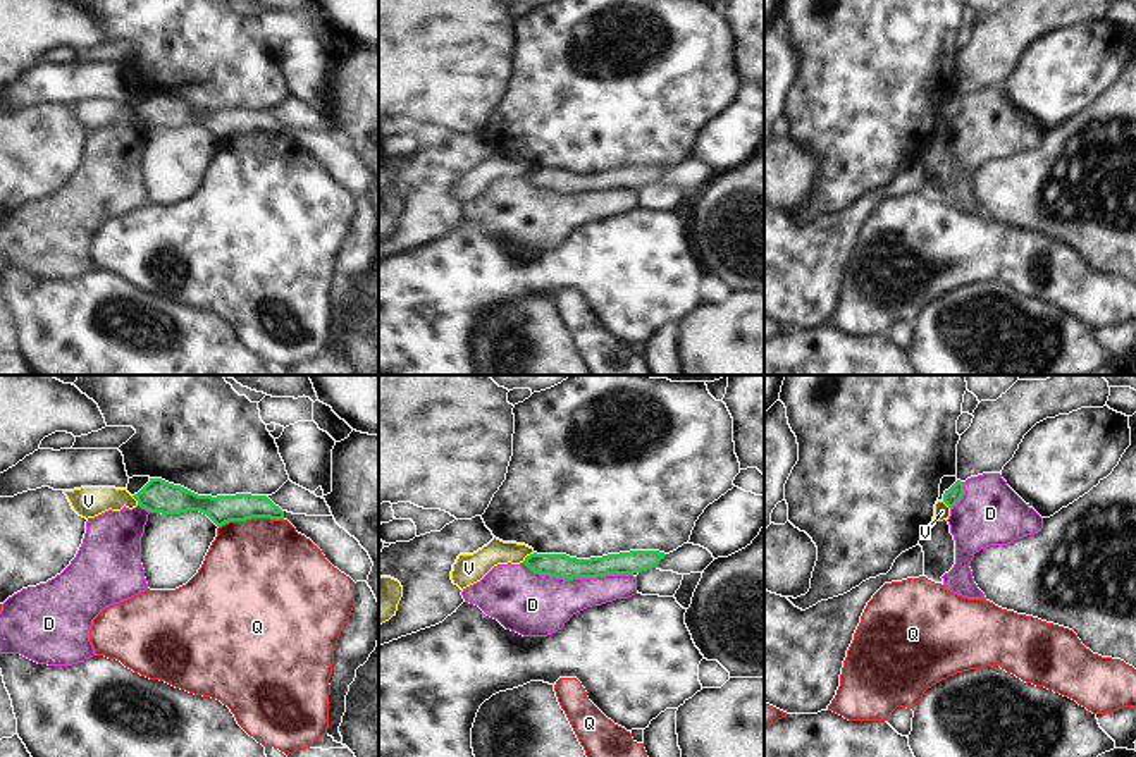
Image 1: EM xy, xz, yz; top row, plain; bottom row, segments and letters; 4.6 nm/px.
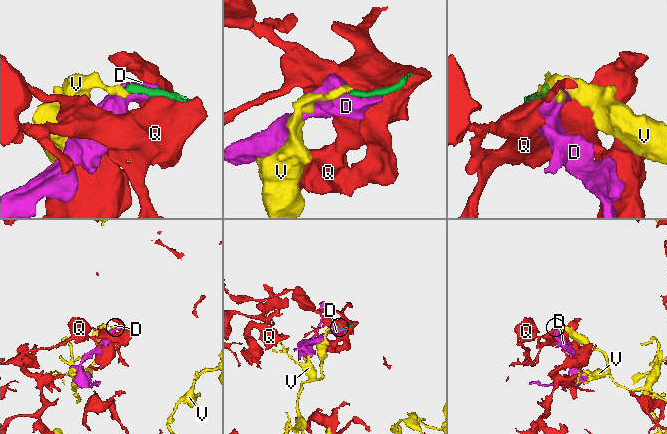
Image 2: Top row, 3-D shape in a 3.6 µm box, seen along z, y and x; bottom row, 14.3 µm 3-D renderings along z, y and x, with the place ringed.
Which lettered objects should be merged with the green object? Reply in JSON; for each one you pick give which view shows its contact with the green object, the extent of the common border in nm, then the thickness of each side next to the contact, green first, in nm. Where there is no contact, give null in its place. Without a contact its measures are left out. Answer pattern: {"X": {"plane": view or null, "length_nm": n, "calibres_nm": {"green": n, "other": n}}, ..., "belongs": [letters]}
{"belongs": []}

